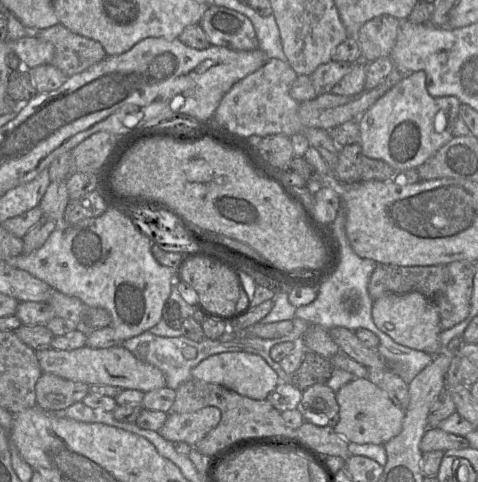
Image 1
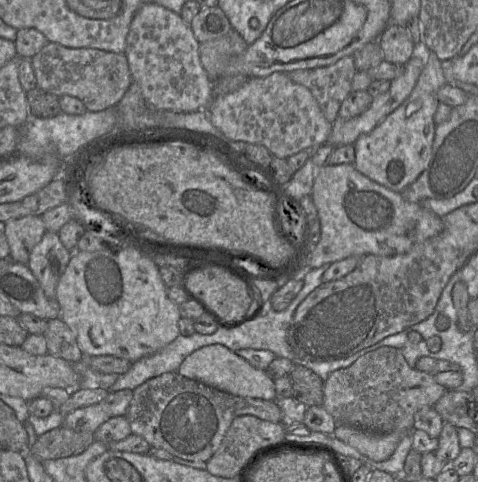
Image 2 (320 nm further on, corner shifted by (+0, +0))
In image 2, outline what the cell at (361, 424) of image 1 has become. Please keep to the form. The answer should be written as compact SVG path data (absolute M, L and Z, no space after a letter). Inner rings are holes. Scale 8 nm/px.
M337 425L333 432L334 436L340 441L377 462L388 459L398 443L408 433L393 431L386 434L377 434L350 425Z

